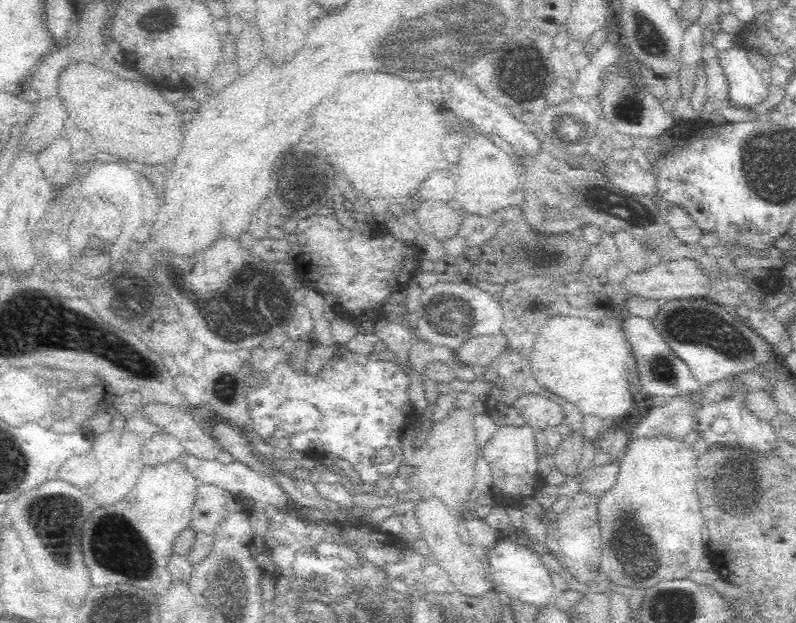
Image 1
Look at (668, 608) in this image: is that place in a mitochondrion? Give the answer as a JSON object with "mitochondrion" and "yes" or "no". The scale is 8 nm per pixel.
{"mitochondrion":"yes"}

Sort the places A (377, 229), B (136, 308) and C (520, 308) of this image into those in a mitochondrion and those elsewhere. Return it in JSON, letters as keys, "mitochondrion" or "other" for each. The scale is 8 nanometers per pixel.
{"A":"other","B":"mitochondrion","C":"other"}

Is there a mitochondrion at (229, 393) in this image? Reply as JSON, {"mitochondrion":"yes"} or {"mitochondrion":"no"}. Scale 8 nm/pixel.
{"mitochondrion":"yes"}

